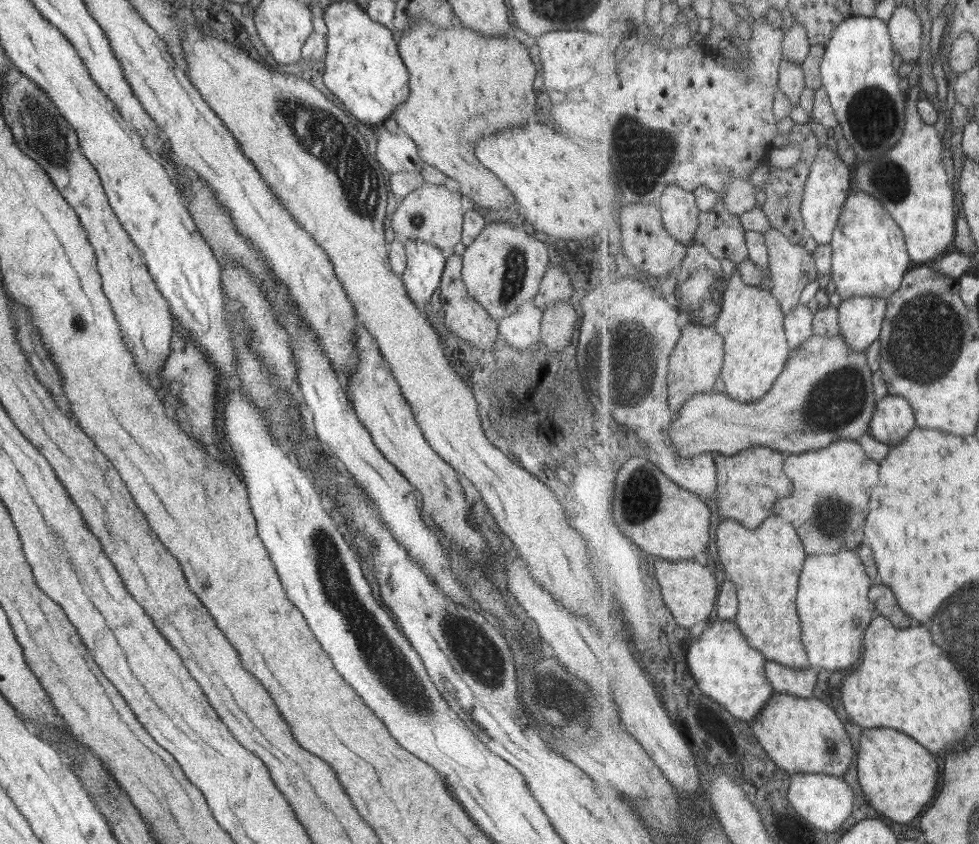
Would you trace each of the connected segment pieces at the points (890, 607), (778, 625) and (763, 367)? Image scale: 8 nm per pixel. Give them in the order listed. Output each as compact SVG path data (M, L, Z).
M879 582L872 587L872 600L878 604L879 614L886 615L891 618L902 628L912 628L912 626L922 626L922 622L910 612L906 612L900 602L898 596L894 592L894 588L890 588L888 584Z
M780 514L770 517L758 530L730 516L719 526L718 538L722 546L721 565L726 567L727 576L740 586L742 604L736 622L749 636L750 643L766 653L769 660L798 668L814 666L804 644L803 618L798 610L800 580L808 560L808 550L798 528Z
M737 269L724 303L716 328L727 341L727 361L723 374L726 392L742 402L753 403L773 391L793 357L794 347L786 327L787 312L772 288L746 284L742 272Z

